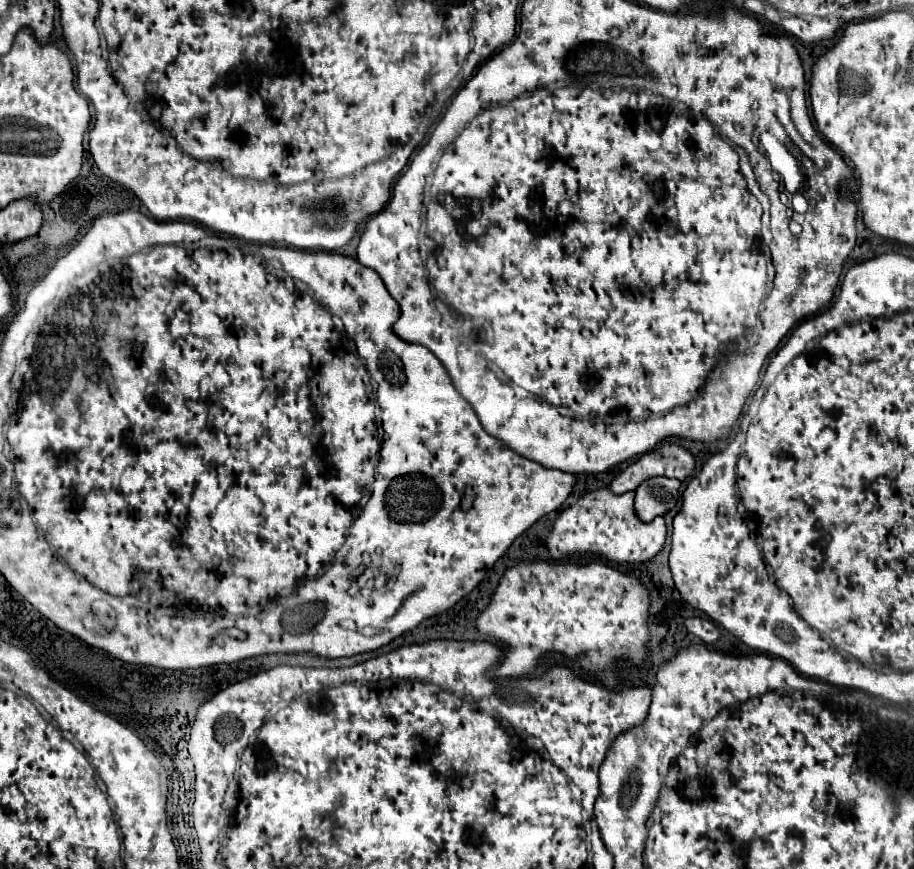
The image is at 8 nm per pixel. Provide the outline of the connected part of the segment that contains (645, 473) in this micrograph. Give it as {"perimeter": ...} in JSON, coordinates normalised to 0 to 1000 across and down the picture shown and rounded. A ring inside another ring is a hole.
{"perimeter":[[[724,510],[713,519],[698,526],[698,530],[689,533],[681,544],[676,544],[667,554],[667,565],[672,570],[681,570],[685,565],[694,565],[705,551],[726,547],[737,551],[753,551],[759,542],[759,526],[753,517],[740,510]]]}

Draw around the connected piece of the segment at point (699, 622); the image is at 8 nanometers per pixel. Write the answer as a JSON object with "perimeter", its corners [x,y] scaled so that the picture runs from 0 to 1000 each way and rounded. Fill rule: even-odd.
{"perimeter":[[[755,710],[755,712],[748,715],[748,719],[751,719],[751,724],[755,728],[759,728],[761,733],[766,733],[772,742],[779,742],[779,740],[783,740],[788,735],[788,726],[772,710]]]}

